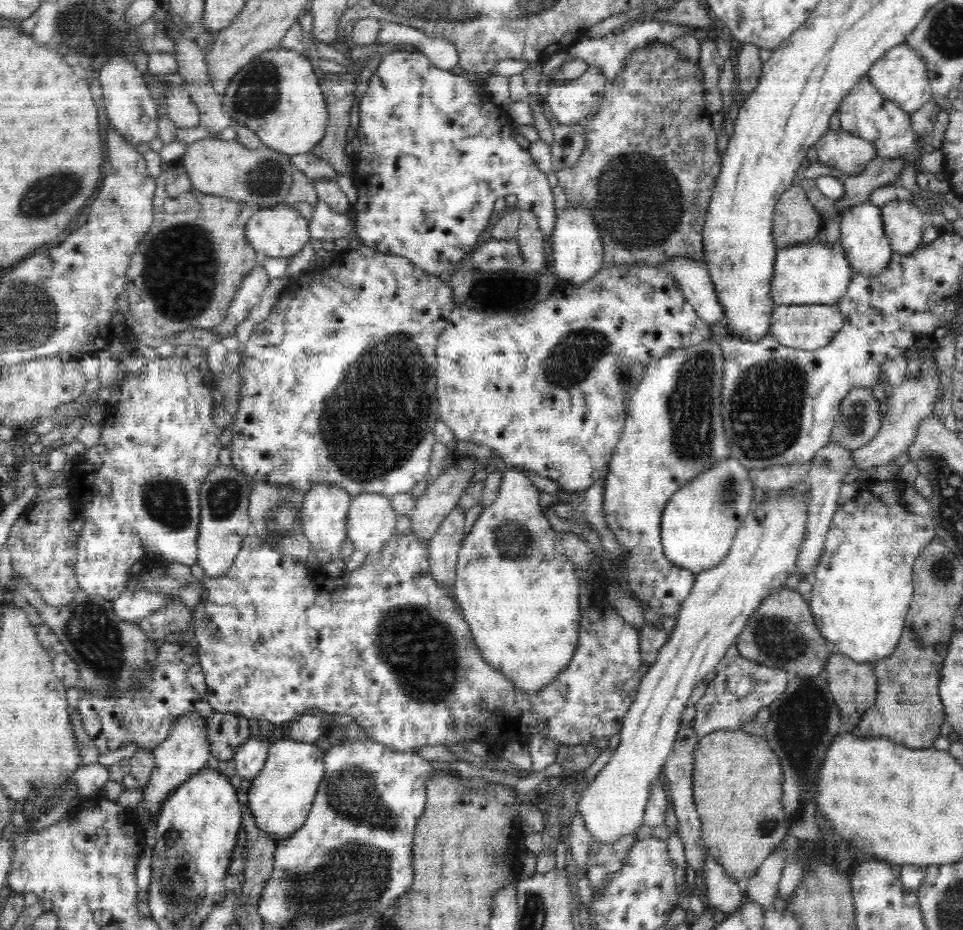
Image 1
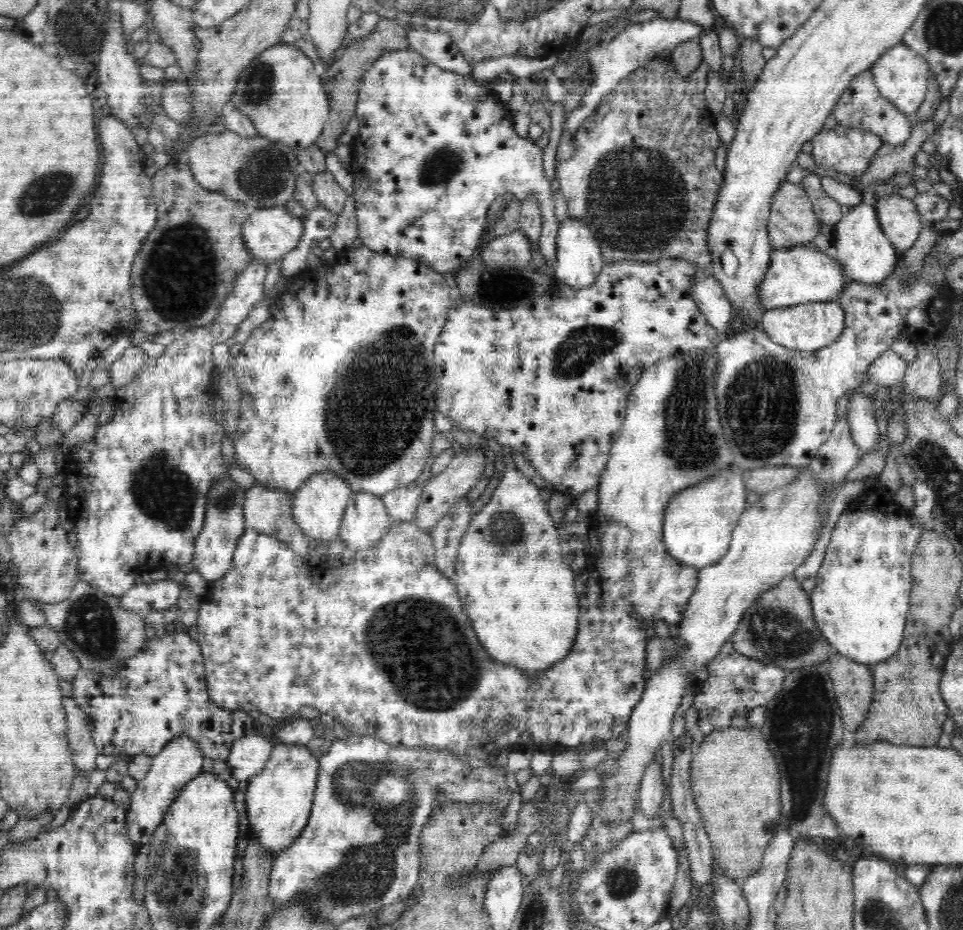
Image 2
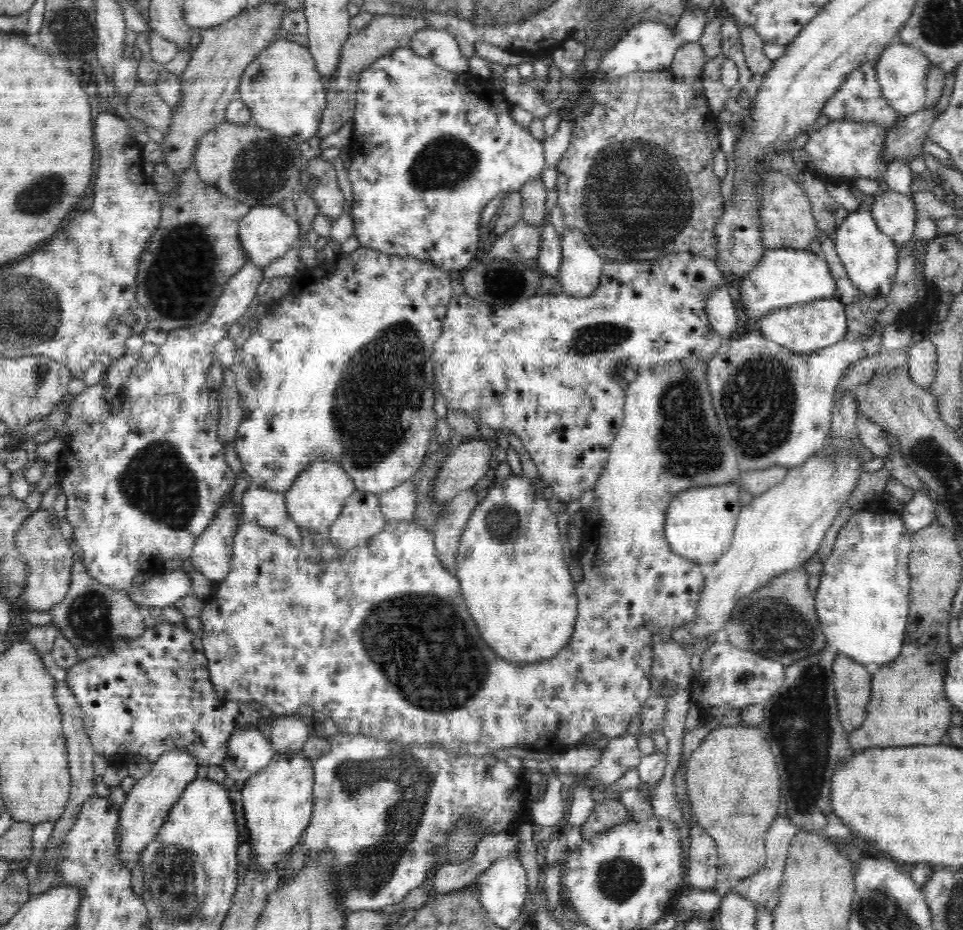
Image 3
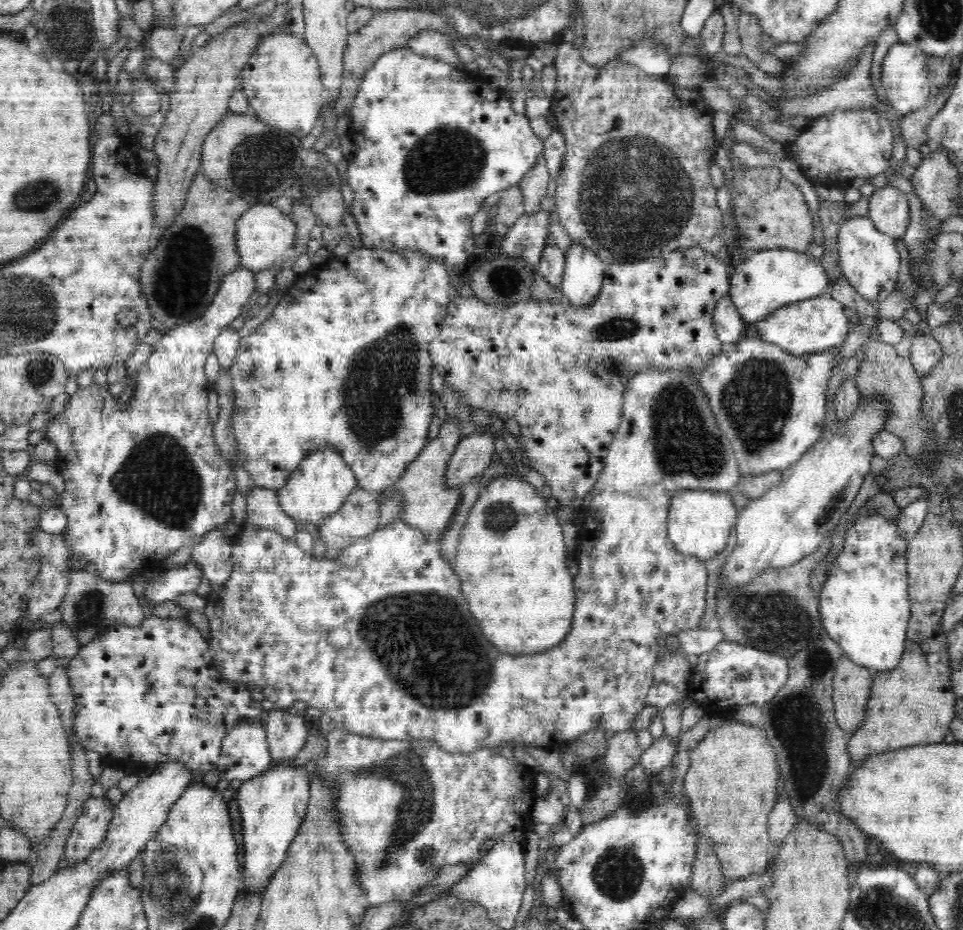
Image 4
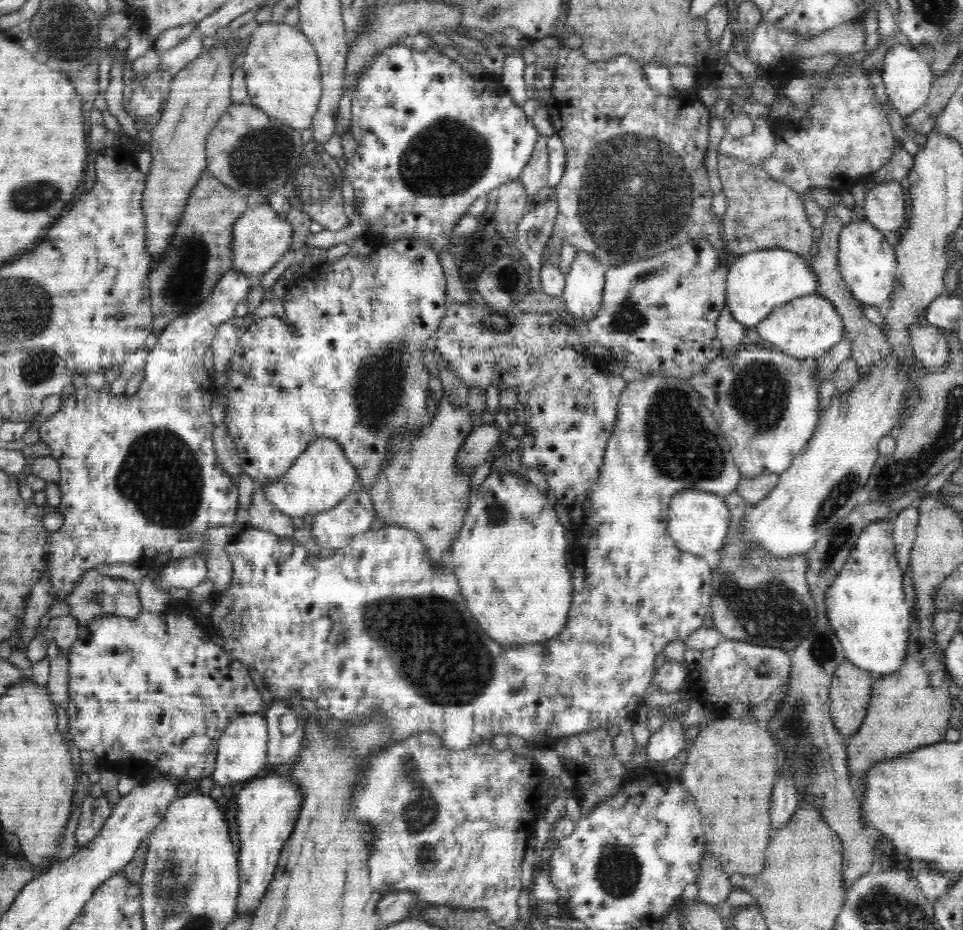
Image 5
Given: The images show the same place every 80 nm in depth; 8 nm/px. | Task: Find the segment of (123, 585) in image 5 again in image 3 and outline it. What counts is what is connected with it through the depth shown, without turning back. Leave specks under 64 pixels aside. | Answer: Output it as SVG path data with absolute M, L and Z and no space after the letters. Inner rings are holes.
M77 560L72 568L71 584L62 602L48 610L52 616L51 625L74 646L82 661L95 657L106 657L121 639L140 639L149 624L138 611L126 590L112 590L98 582L93 573Z

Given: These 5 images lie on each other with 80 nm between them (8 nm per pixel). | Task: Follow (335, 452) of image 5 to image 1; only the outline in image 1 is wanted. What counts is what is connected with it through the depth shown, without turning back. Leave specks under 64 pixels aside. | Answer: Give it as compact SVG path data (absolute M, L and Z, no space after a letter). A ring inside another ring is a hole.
M318 484L306 491L302 508L298 512L298 525L302 526L302 532L309 540L311 548L323 559L337 562L342 559L340 550L346 540L346 516L352 495L348 494L338 484Z

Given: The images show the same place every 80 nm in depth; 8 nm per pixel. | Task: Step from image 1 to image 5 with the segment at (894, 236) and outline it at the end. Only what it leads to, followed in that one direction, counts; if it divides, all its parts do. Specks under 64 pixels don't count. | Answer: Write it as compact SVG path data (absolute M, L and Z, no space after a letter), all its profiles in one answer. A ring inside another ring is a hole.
M904 183L876 184L865 194L866 221L880 232L898 232L909 218L906 189Z

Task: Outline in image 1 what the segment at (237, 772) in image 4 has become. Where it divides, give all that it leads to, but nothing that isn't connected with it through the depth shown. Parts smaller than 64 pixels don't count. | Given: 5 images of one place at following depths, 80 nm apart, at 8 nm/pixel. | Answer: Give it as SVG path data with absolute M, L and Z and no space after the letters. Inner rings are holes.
M257 737L239 746L233 760L242 779L252 780L264 769L270 745L268 740Z

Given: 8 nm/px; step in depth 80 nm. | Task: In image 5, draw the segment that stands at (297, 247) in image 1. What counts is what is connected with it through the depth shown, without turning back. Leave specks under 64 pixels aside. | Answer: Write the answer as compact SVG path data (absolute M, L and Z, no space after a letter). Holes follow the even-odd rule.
M269 204L247 209L234 224L232 234L232 270L240 271L252 278L262 276L276 264L291 248L292 226L272 210Z

